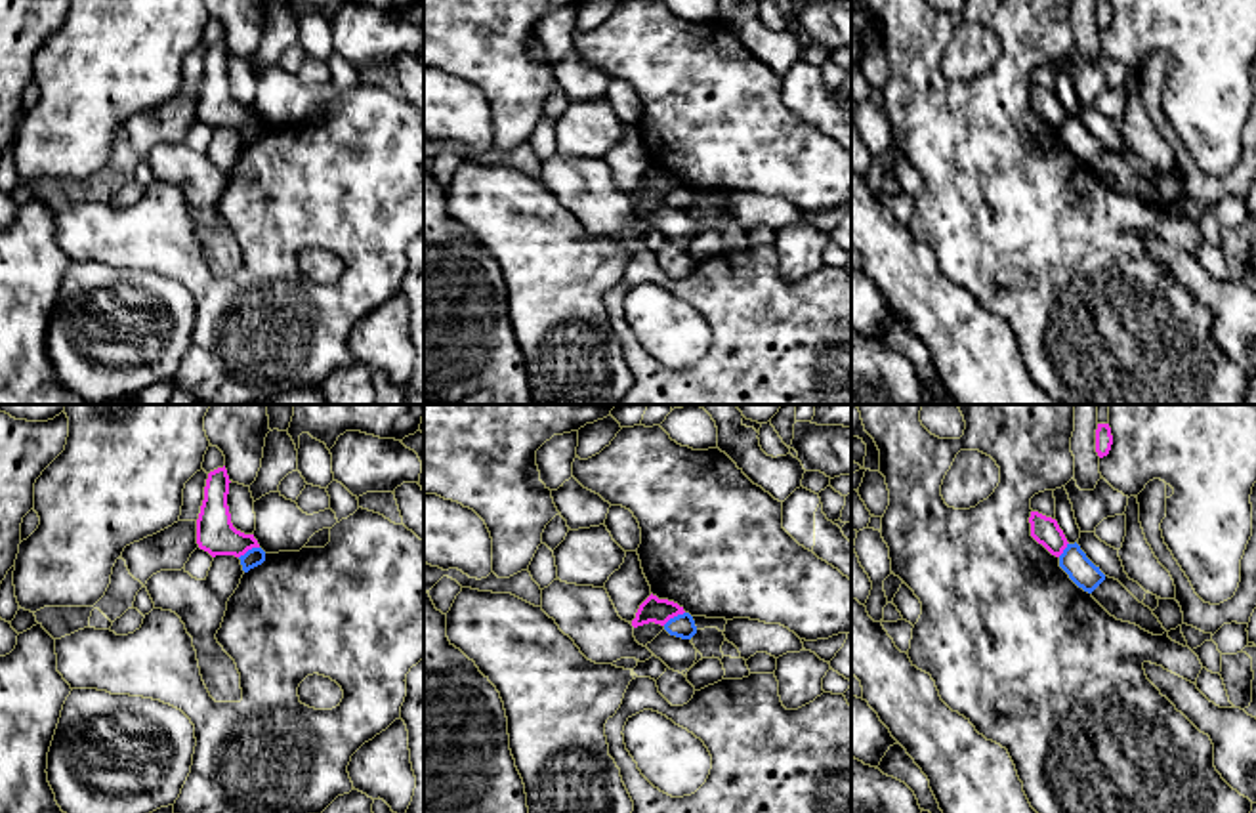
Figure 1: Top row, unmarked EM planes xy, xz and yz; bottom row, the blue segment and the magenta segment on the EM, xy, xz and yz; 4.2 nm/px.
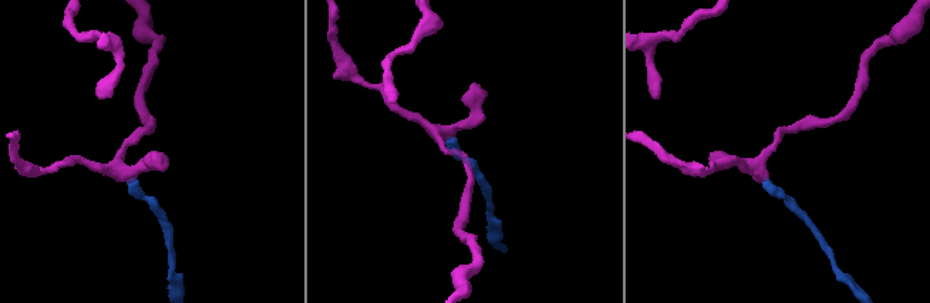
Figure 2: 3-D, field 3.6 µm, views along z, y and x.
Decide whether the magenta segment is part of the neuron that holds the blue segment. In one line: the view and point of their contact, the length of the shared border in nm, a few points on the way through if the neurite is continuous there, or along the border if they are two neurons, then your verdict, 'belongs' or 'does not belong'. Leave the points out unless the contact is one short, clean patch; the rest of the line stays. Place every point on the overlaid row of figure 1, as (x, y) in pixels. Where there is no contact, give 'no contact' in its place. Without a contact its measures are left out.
xz (674, 617) | 110 nm | along xz (684, 611), (663, 625) | does not belong

